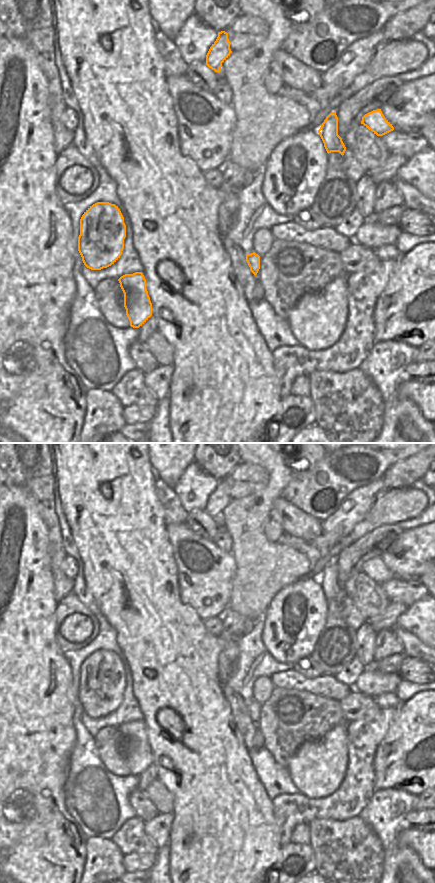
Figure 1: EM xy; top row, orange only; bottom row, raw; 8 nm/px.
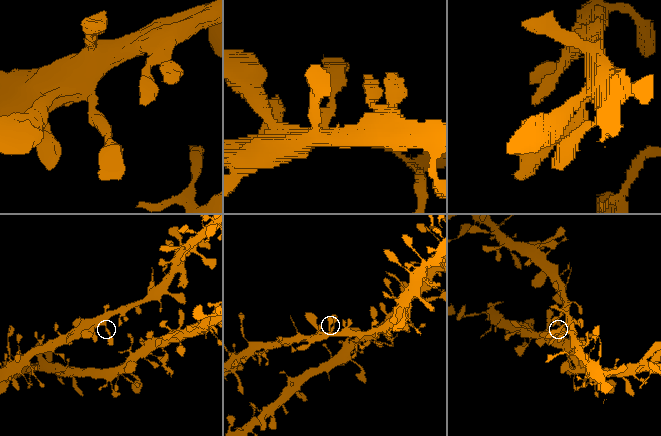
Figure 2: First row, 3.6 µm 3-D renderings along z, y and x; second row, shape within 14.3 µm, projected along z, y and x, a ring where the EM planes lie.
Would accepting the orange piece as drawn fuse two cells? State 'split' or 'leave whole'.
leave whole

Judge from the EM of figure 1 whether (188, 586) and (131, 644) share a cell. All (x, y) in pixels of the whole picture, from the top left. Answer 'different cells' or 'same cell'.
different cells

